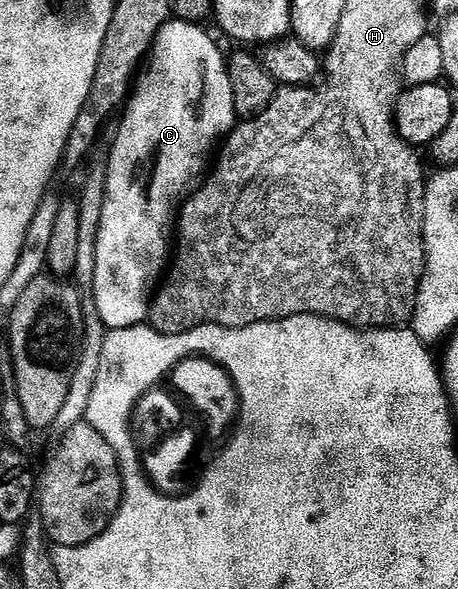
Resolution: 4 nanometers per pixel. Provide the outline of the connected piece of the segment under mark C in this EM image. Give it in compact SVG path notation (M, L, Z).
M178 18L163 28L161 38L153 45L155 62L151 68L155 72L145 73L143 80L147 84L134 89L126 109L127 116L109 153L107 197L97 234L95 274L97 309L108 330L116 326L136 328L150 317L152 299L173 256L177 217L197 181L208 171L207 155L211 147L230 136L237 124L227 60L205 29Z

